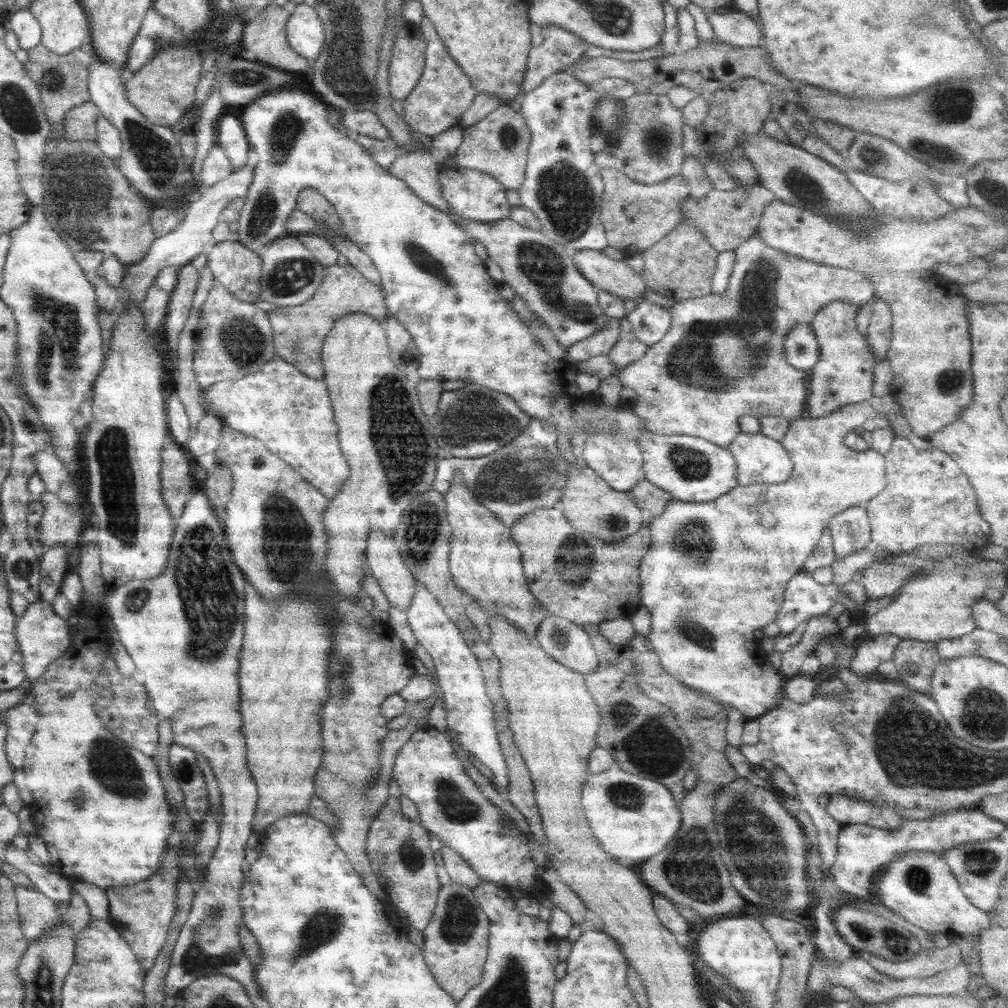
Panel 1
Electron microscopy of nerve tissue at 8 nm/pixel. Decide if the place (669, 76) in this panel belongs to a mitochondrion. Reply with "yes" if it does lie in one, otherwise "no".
no

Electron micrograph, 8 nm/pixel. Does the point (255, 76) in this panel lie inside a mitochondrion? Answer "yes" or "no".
yes

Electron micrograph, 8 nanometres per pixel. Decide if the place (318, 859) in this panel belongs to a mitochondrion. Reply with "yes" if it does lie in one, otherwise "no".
no

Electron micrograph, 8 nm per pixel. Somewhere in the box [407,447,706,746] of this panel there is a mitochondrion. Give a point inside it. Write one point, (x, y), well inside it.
(568, 563)

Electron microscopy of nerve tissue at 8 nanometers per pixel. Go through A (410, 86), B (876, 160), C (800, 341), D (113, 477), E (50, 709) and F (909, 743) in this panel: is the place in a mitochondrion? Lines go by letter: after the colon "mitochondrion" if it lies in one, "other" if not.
A: other
B: mitochondrion
C: mitochondrion
D: mitochondrion
E: other
F: mitochondrion

